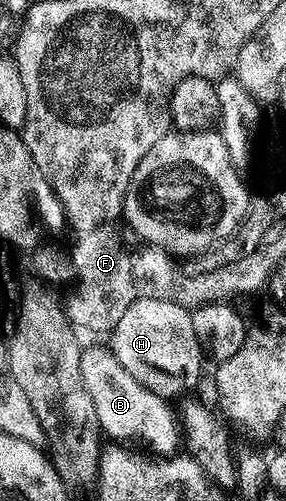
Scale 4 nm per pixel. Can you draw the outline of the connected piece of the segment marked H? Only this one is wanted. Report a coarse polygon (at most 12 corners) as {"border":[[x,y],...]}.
{"border":[[136,300],[108,345],[144,388],[188,393],[204,355],[192,313]]}

